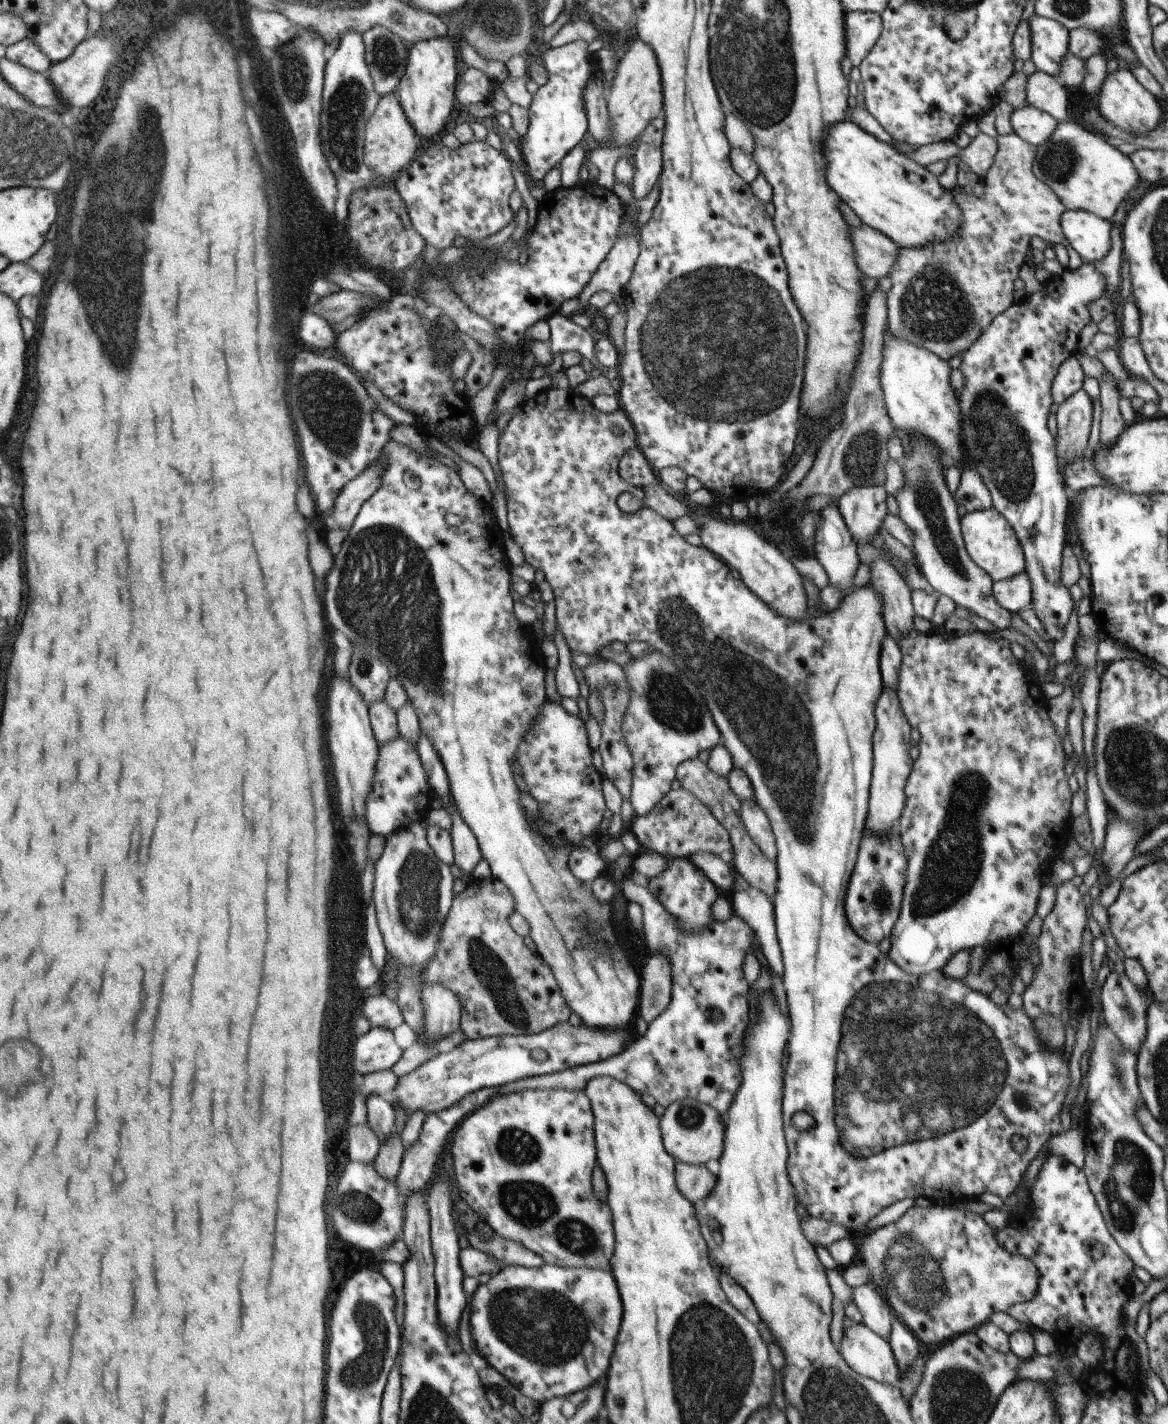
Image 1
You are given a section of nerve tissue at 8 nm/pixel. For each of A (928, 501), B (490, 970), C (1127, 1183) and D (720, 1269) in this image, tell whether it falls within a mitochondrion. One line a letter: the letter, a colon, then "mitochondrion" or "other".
A: mitochondrion
B: mitochondrion
C: mitochondrion
D: other

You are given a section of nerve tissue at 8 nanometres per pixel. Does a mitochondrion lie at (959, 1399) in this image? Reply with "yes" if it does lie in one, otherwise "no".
yes

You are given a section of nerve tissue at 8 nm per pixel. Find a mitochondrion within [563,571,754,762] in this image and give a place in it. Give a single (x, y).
(670, 703)

